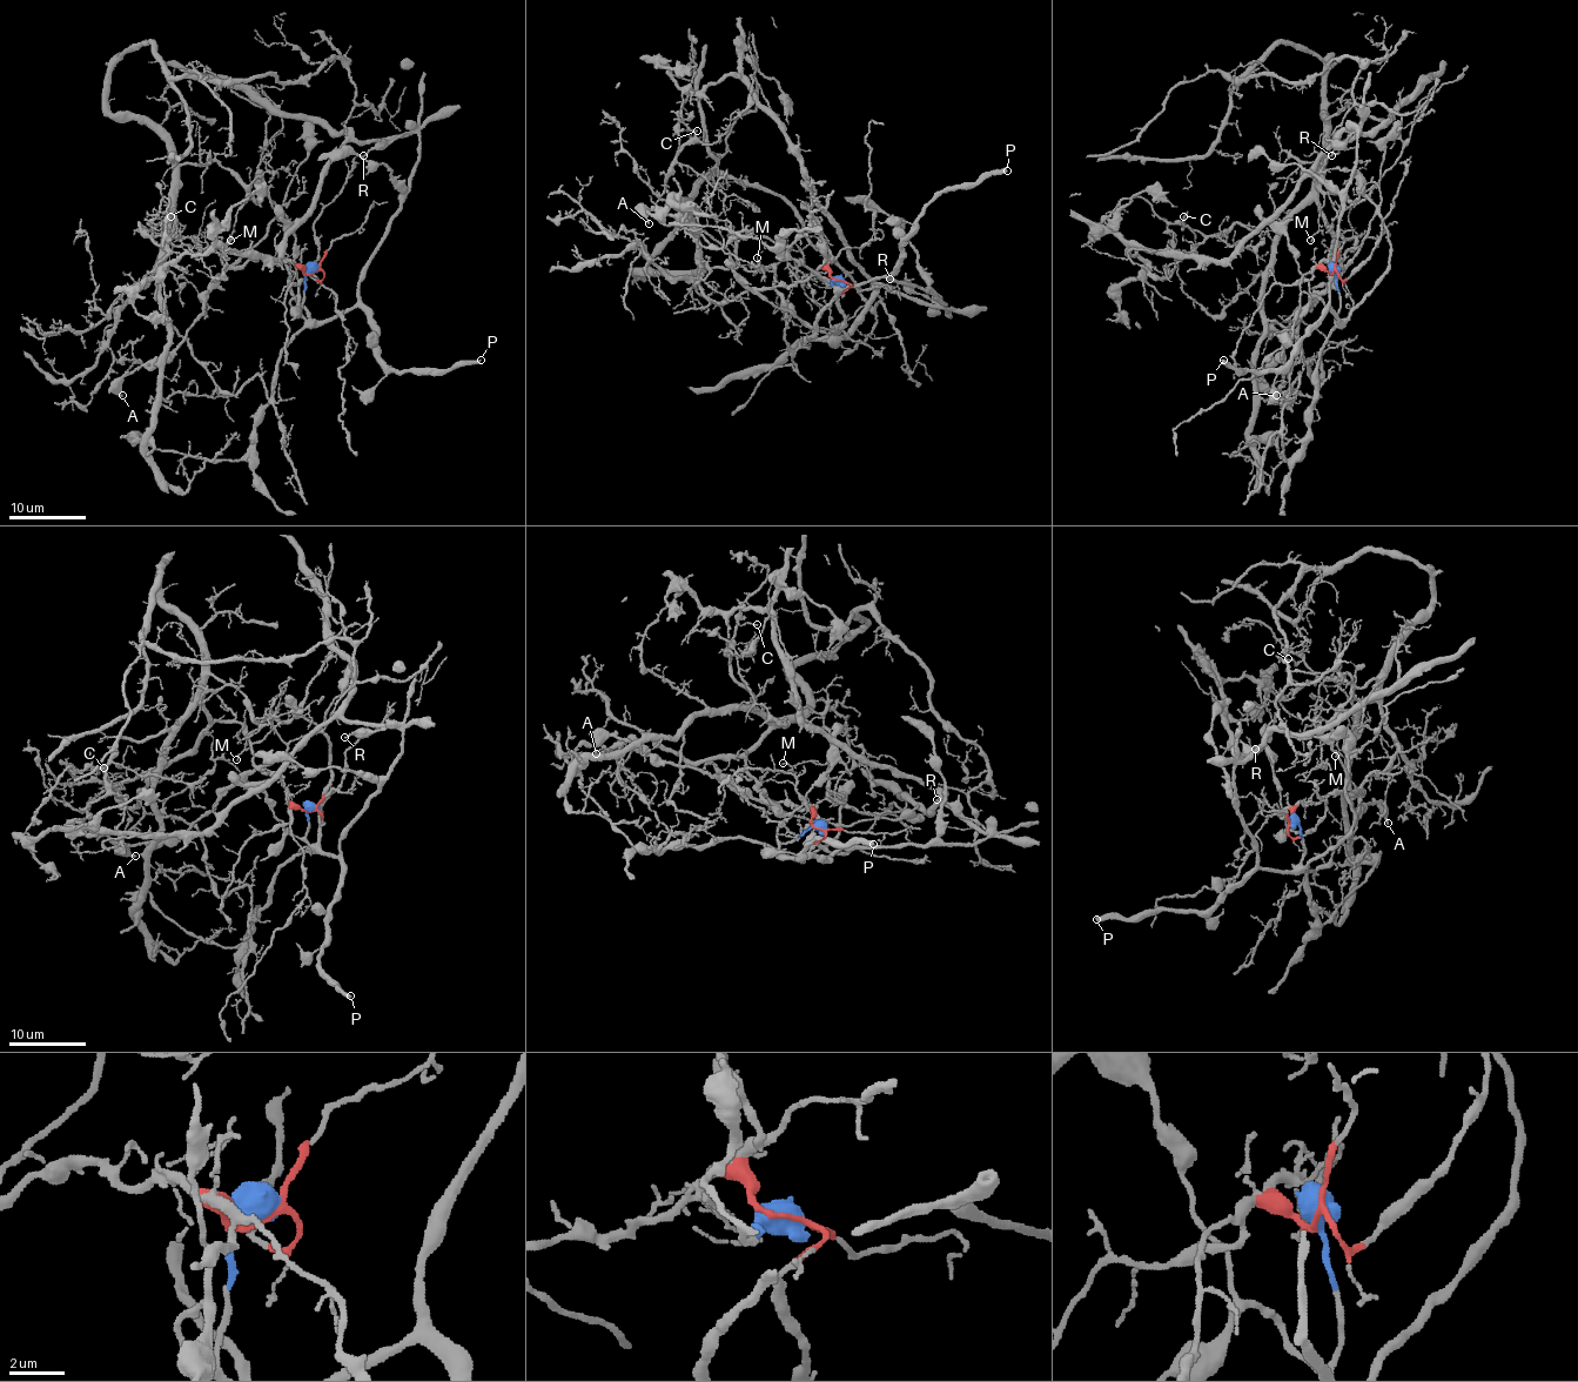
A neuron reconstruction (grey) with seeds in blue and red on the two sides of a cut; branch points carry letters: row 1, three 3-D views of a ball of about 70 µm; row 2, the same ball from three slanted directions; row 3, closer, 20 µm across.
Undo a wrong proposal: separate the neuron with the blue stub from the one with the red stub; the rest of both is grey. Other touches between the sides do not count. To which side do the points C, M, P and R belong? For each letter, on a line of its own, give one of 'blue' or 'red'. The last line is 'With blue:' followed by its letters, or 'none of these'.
C: red
M: red
P: blue
R: blue
With blue: P, R

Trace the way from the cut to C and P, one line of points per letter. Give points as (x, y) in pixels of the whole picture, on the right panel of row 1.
C: (1333, 272), (1321, 265), (1338, 256), (1341, 266), (1354, 239), (1314, 200), (1213, 235), (1183, 229), (1183, 215)
P: (1333, 272), (1341, 320), (1329, 307), (1297, 351), (1276, 369), (1237, 370), (1224, 359)

